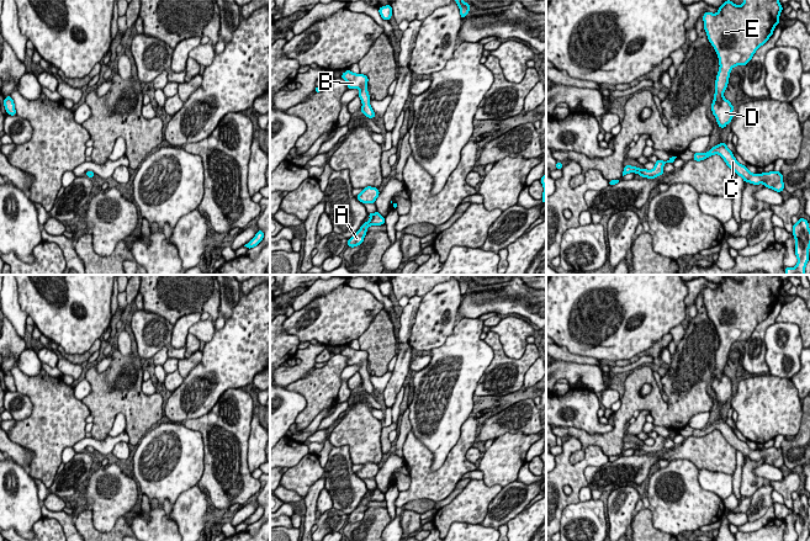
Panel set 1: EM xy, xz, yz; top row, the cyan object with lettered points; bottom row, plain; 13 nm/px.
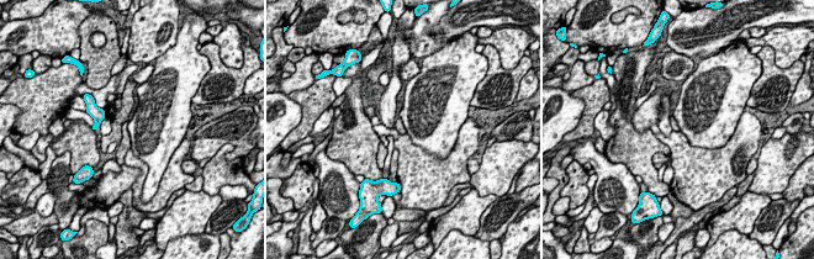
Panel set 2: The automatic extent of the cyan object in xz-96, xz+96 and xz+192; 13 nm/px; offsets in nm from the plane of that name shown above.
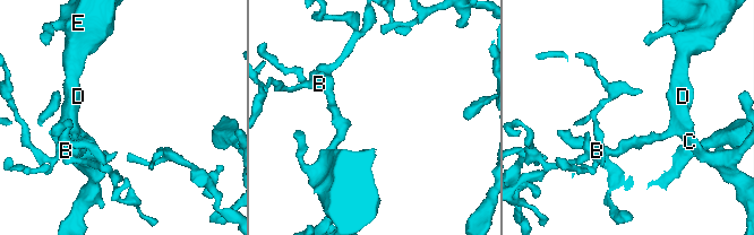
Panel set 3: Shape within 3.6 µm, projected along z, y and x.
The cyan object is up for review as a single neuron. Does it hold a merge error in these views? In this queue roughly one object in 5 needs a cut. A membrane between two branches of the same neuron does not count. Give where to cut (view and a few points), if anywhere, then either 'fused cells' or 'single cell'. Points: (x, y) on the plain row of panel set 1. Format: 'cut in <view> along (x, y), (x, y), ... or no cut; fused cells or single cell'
no cut; single cell

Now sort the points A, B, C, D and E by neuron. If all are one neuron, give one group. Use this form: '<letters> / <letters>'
A B C D E

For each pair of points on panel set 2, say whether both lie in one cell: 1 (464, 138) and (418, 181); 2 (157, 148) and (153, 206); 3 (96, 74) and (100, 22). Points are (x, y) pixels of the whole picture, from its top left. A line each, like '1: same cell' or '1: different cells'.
1: same cell
2: different cells
3: same cell

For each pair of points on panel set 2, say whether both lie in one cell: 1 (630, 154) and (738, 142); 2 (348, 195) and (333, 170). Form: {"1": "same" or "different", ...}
{"1": "different", "2": "same"}

